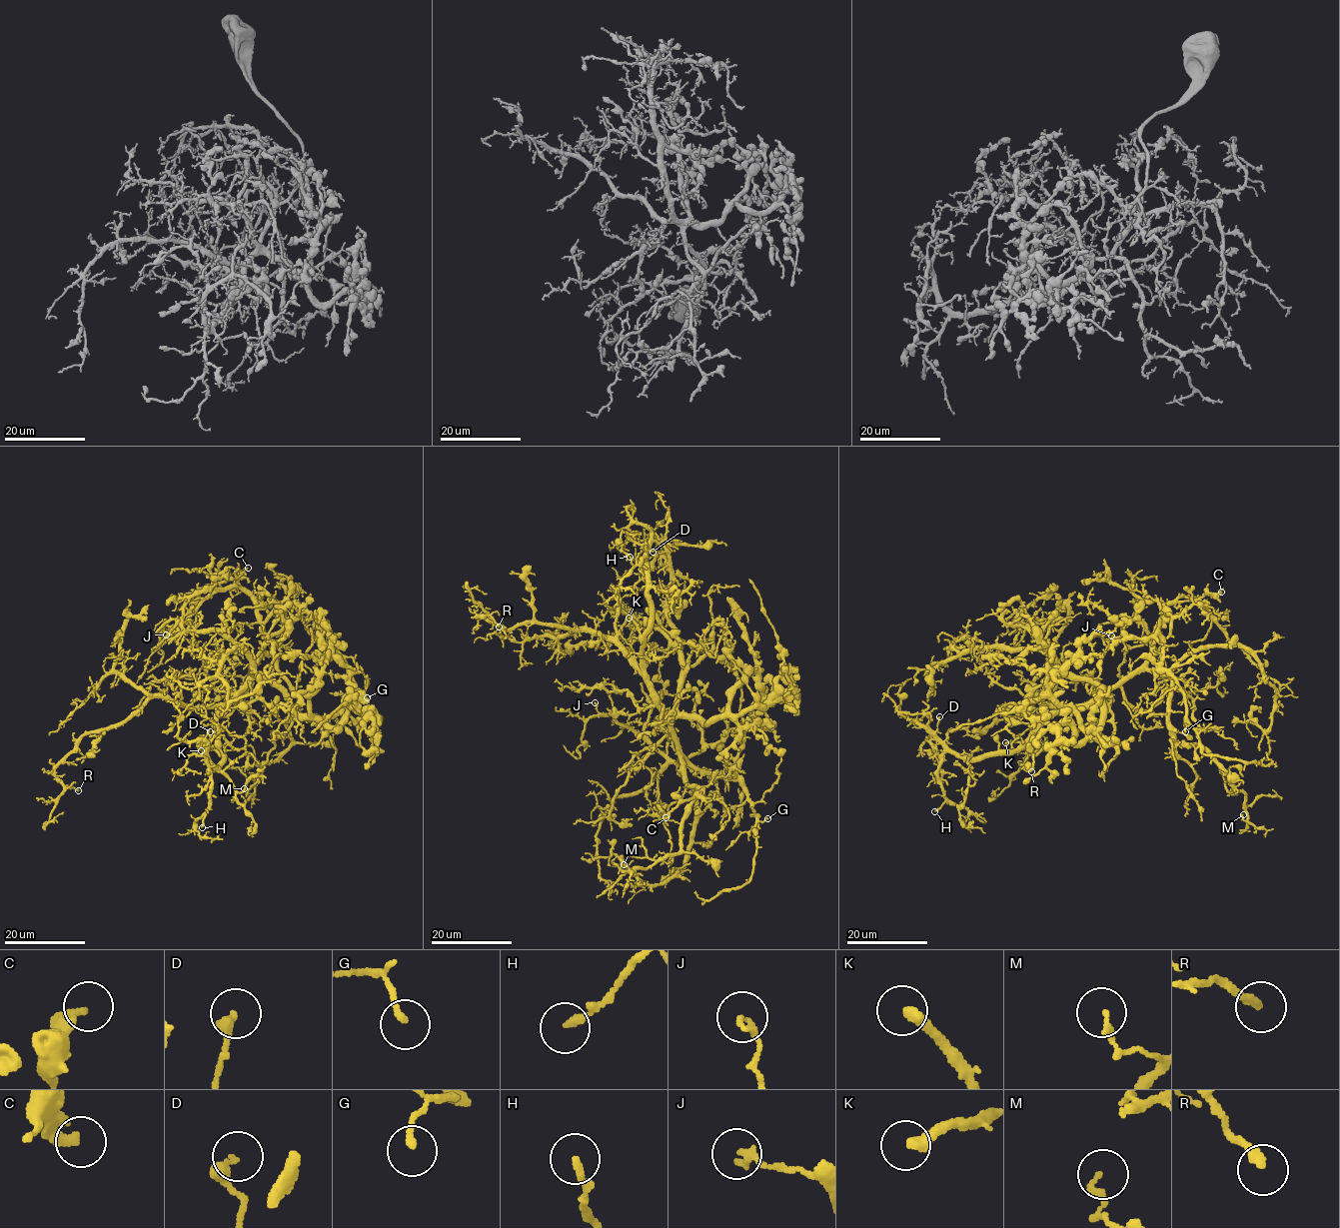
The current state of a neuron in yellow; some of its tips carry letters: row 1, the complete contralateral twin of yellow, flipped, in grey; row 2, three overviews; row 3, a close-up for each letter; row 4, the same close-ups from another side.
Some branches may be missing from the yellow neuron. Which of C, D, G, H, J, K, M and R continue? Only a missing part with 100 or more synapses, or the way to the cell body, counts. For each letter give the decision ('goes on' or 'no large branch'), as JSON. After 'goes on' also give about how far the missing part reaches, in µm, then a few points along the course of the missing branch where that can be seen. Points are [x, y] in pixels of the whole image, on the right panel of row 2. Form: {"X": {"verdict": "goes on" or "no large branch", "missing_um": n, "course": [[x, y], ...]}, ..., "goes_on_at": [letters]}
{"C": {"verdict": "no large branch"}, "D": {"verdict": "no large branch"}, "G": {"verdict": "no large branch"}, "H": {"verdict": "no large branch"}, "J": {"verdict": "no large branch"}, "K": {"verdict": "no large branch"}, "M": {"verdict": "no large branch"}, "R": {"verdict": "no large branch"}, "goes_on_at": []}

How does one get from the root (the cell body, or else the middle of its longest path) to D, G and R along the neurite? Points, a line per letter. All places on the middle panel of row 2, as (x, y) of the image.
D: (670, 716), (654, 695), (641, 644), (649, 626), (647, 556), (649, 548), (653, 552)
G: (670, 716), (671, 737), (685, 758), (708, 773), (736, 778), (755, 816), (762, 821), (767, 818)
R: (670, 716), (651, 682), (613, 640), (537, 622), (504, 629), (479, 616), (487, 615), (499, 626)

